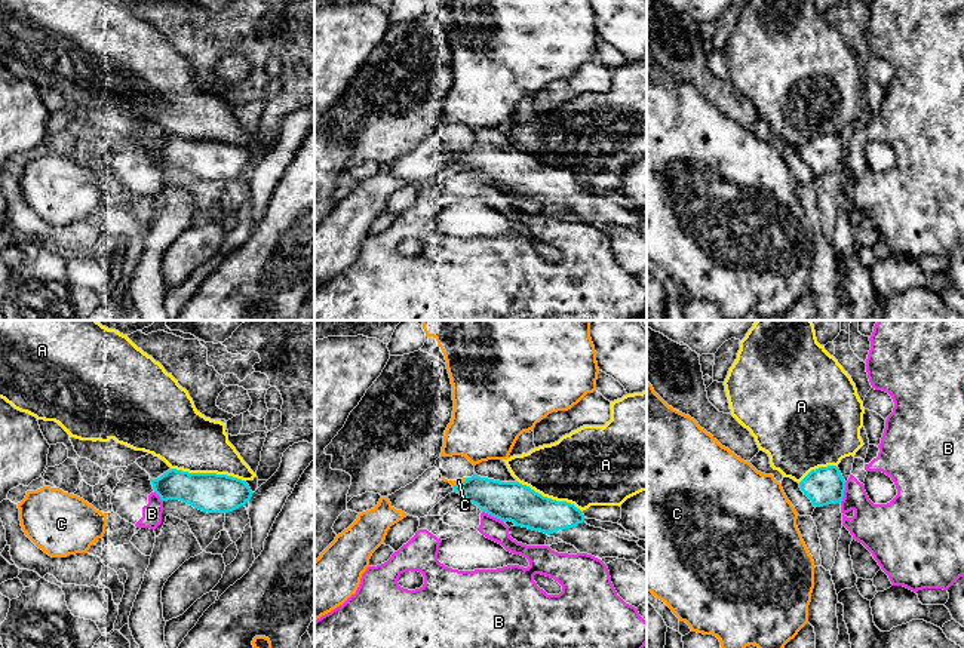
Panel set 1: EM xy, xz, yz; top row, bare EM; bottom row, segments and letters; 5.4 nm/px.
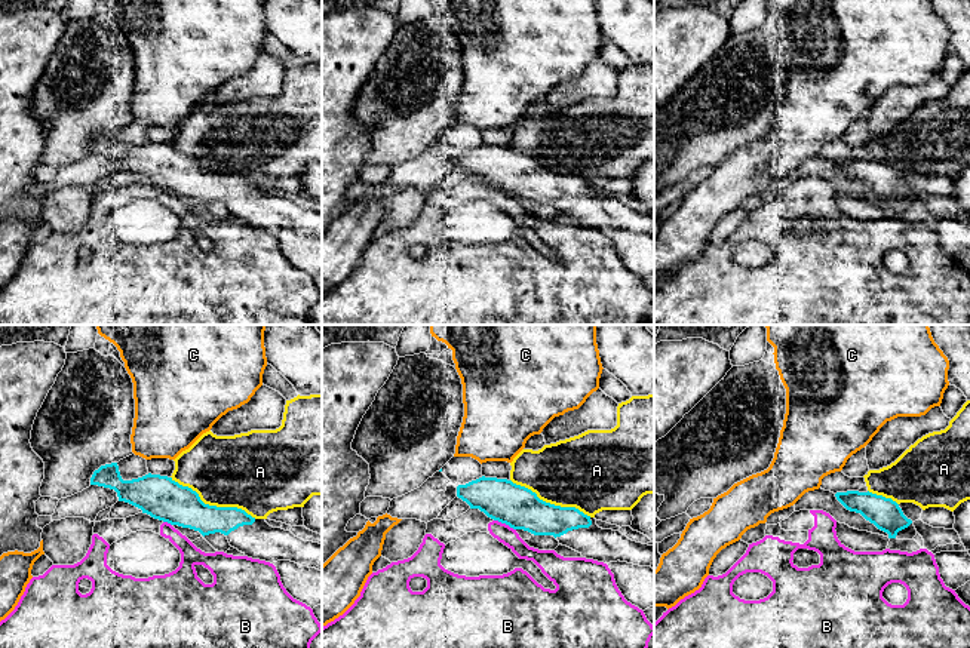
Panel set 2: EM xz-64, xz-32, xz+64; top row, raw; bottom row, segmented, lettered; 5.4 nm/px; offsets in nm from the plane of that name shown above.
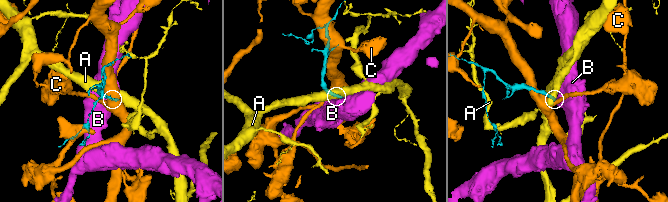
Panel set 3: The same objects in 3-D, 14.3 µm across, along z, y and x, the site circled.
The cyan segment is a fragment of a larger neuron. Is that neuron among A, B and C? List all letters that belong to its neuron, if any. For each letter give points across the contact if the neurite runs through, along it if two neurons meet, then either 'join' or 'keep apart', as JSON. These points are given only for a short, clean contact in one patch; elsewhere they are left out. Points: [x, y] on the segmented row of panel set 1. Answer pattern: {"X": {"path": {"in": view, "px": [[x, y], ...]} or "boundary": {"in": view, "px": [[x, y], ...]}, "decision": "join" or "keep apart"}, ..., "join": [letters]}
{"A": {"decision": "keep apart"}, "B": {"boundary": {"in": "xz", "px": [[482, 510], [503, 522]]}, "decision": "keep apart"}, "C": {"decision": "keep apart"}, "join": []}

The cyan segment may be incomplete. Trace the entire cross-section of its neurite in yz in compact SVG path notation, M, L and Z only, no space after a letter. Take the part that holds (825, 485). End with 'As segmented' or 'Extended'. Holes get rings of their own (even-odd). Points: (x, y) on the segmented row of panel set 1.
M836 466L811 470L799 488L814 507L841 503L845 491L845 480Z. As segmented

